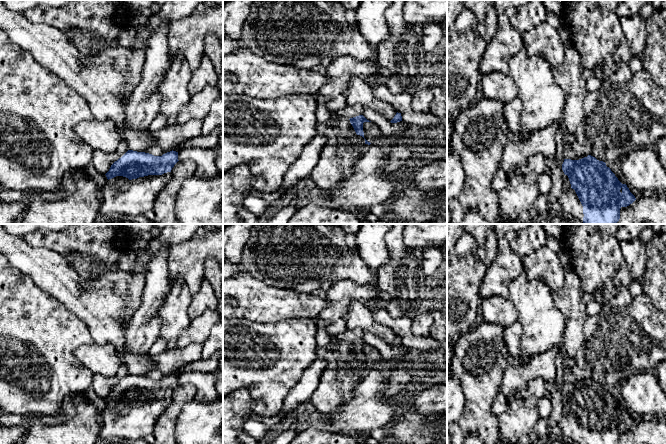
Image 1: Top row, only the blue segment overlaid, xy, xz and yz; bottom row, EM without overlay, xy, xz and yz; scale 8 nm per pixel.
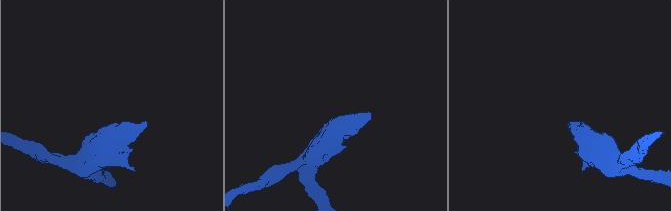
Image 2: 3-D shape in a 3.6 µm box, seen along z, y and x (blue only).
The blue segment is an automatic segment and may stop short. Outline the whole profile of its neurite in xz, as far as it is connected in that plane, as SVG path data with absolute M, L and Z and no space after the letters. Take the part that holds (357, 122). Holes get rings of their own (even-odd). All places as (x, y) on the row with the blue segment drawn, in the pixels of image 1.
M359 115L359 116L350 118L349 120L350 120L350 123L353 126L356 134L360 135L364 138L363 123L371 122L371 121L367 120L363 115Z

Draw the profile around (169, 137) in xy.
M191 119L187 123L165 126L159 131L151 132L155 145L165 153L172 151L185 141L201 136L202 120Z

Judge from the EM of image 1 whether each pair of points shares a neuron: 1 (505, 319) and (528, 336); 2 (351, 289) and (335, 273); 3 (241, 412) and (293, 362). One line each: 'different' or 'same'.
1: different
2: different
3: different

